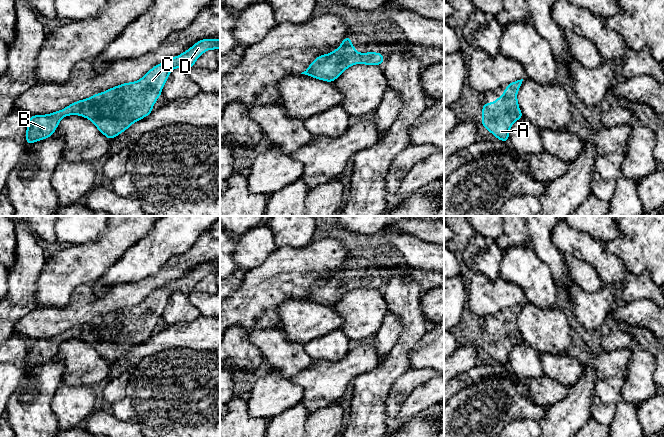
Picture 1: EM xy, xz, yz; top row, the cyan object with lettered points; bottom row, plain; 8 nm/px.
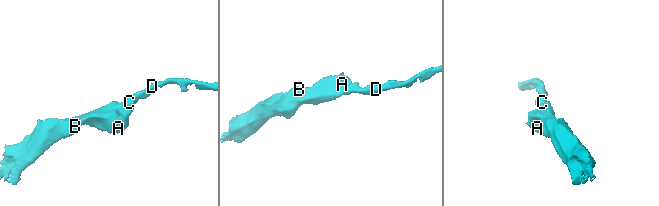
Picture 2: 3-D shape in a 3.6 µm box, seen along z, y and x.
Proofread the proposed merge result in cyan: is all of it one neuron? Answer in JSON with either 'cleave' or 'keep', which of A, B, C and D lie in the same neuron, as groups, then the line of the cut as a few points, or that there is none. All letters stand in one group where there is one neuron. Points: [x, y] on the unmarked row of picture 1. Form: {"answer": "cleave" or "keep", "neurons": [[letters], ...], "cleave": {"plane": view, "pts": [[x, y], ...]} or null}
{"answer": "keep", "neurons": [["A", "B", "C", "D"]], "cleave": null}

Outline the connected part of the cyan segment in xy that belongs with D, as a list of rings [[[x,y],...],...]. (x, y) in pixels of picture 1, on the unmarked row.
[[[220,263],[200,264],[182,278],[155,289],[136,306],[115,310],[51,338],[31,340],[28,343],[26,367],[28,369],[50,361],[60,344],[73,338],[91,344],[97,353],[111,364],[134,346],[150,339],[174,292],[189,294],[204,276],[219,272]]]

